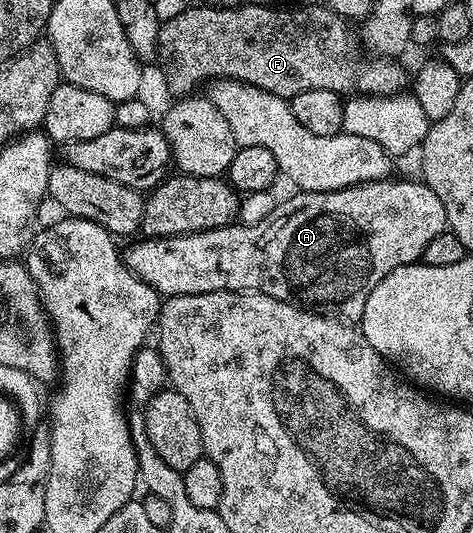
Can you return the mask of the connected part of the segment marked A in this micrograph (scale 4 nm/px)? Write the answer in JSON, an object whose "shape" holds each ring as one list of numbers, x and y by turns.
{"shape":[[383,180,381,182,364,182,360,186,349,186,343,190,329,190,328,192,294,192,287,202,282,202,267,218,254,222,251,226,238,226,231,224,221,226,215,230,205,230,195,234,177,234,171,238,147,238,124,250,124,261,126,267,144,284,148,284,160,296,173,296,176,294,203,294,204,292,220,292,221,290,241,290,256,294,267,294,284,304,299,306,301,310,311,310,314,314,325,314,343,320,361,319,364,312,364,304,368,304,368,296,372,296,372,288,388,276,398,266,410,266,419,261,428,248,428,244,435,236,440,236,447,229,446,213,444,204,436,197,436,192,428,188,425,182,394,182,395,180]]}

